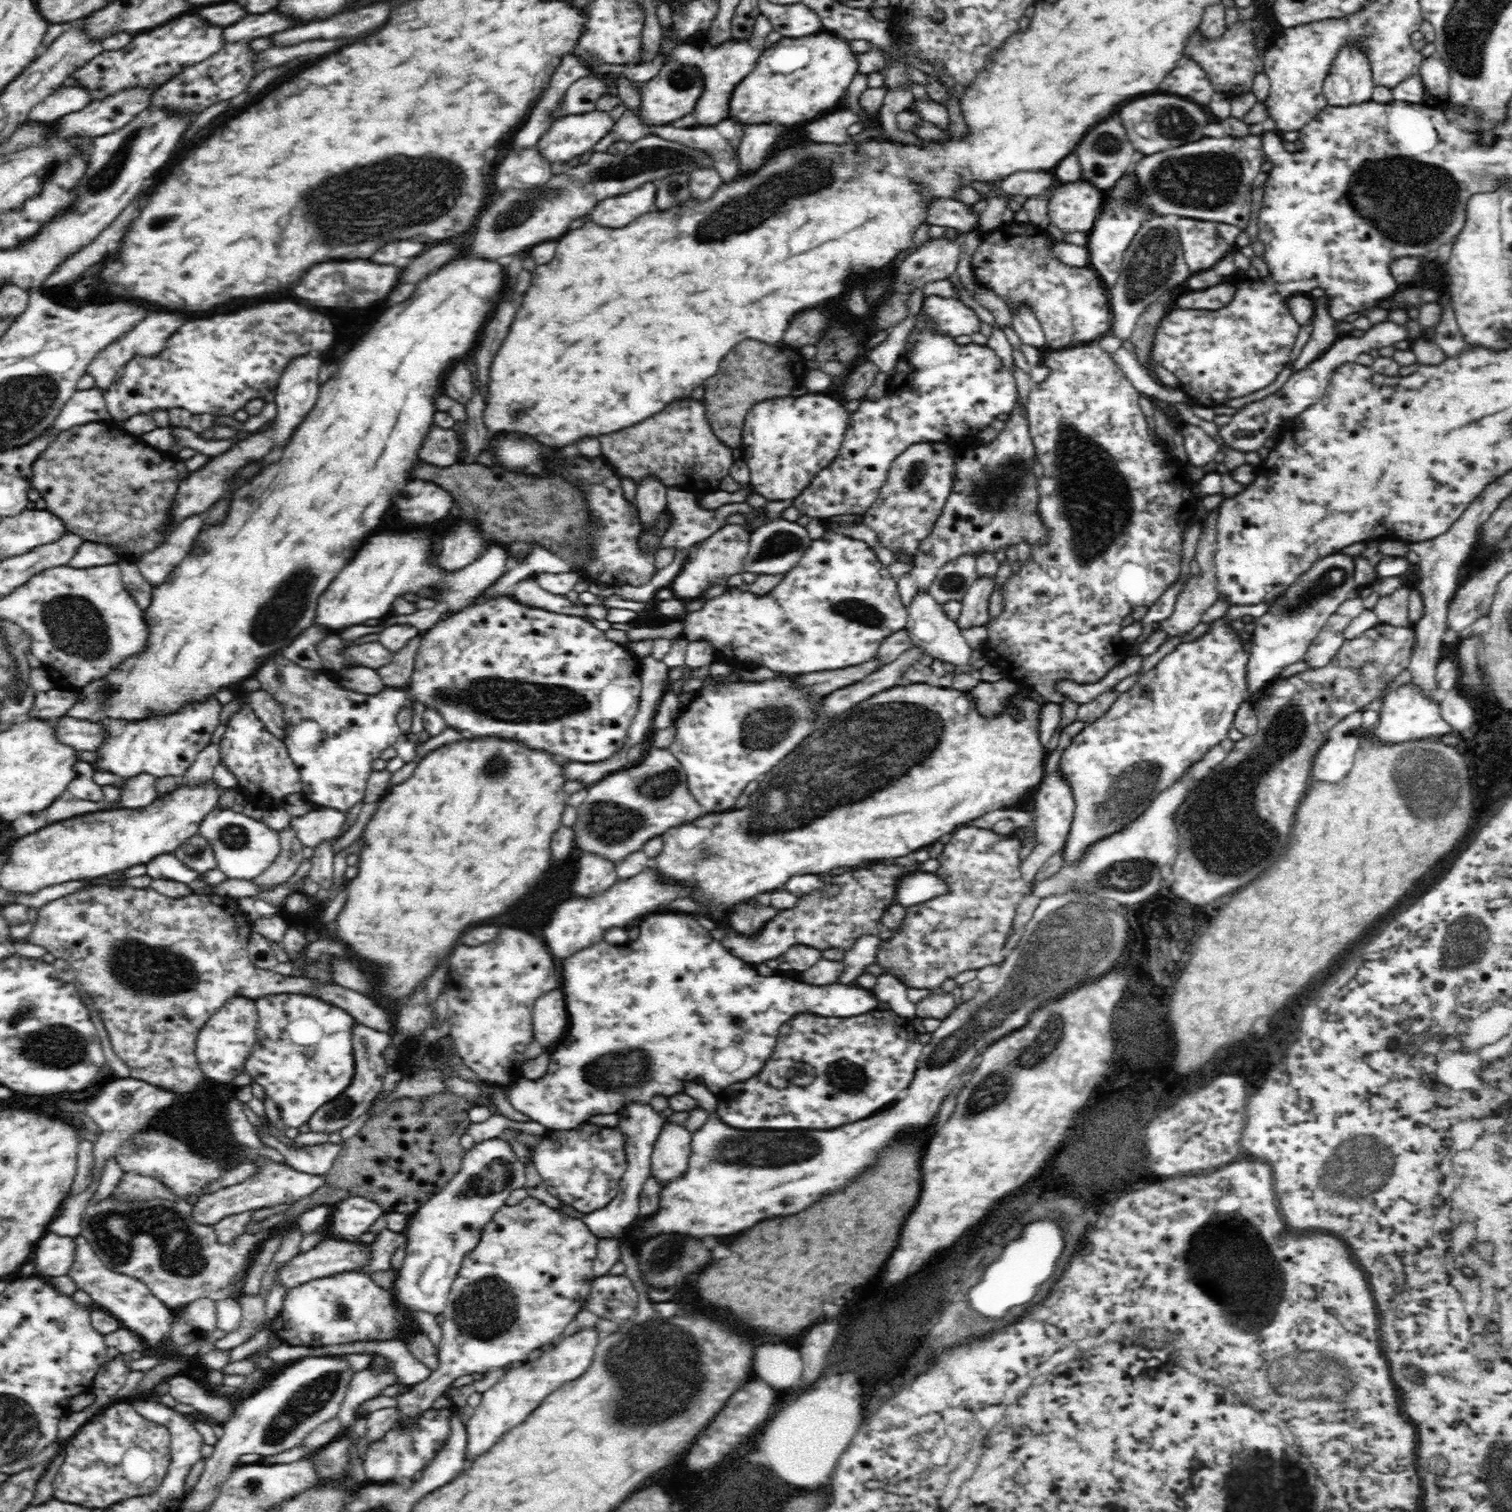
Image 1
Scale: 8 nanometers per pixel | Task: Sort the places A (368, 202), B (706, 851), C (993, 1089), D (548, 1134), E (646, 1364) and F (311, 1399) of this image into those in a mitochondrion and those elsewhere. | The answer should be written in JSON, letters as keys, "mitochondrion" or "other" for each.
{"A":"mitochondrion","B":"mitochondrion","C":"mitochondrion","D":"other","E":"mitochondrion","F":"mitochondrion"}

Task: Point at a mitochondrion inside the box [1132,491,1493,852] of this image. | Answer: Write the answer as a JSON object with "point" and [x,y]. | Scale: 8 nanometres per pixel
{"point":[1413,788]}

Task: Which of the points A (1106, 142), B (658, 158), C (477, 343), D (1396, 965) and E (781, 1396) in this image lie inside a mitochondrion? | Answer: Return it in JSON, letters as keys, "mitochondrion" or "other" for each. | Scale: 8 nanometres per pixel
{"A":"mitochondrion","B":"mitochondrion","C":"other","D":"other","E":"other"}

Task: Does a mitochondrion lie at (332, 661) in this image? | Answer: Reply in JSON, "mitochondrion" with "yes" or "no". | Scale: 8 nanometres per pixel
{"mitochondrion":"no"}

